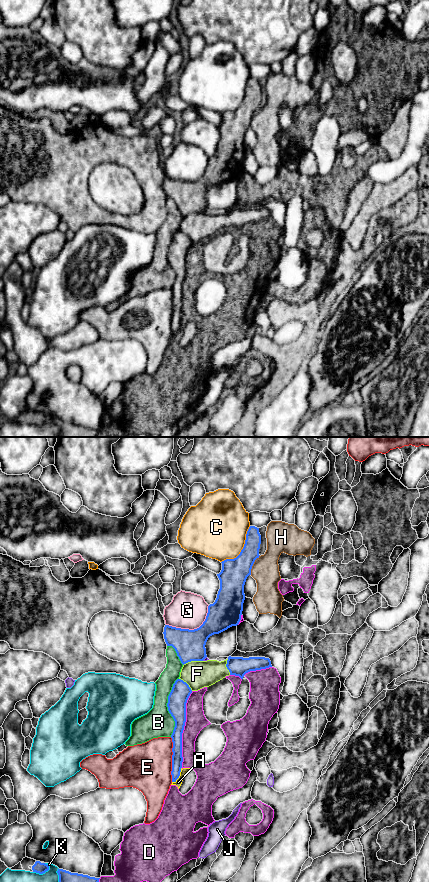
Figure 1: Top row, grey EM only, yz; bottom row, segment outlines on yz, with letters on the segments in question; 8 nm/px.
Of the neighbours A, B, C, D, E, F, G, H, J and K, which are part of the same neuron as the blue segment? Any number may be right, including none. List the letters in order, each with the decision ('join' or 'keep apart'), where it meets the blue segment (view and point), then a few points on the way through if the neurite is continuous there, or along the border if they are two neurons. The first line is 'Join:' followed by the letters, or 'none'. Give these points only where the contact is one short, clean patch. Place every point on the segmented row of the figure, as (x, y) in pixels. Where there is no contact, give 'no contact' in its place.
Join: F, H
A: keep apart; meets blue in yz at (179, 775); border along yz (181, 767), (179, 776), (172, 782)
B: keep apart; meets blue in yz at (167, 706)
C: keep apart; meets blue in yz at (242, 549)
D: keep apart; meets blue in yz at (183, 729)
E: keep apart; meets blue in yz at (172, 759)
F: join; meets blue in yz at (192, 660)
G: keep apart; meets blue in yz at (194, 629)
H: join; meets blue in yz at (252, 565)
J: keep apart; meets blue in yz at (204, 658)
K: keep apart; meets blue in yz at (42, 873)

